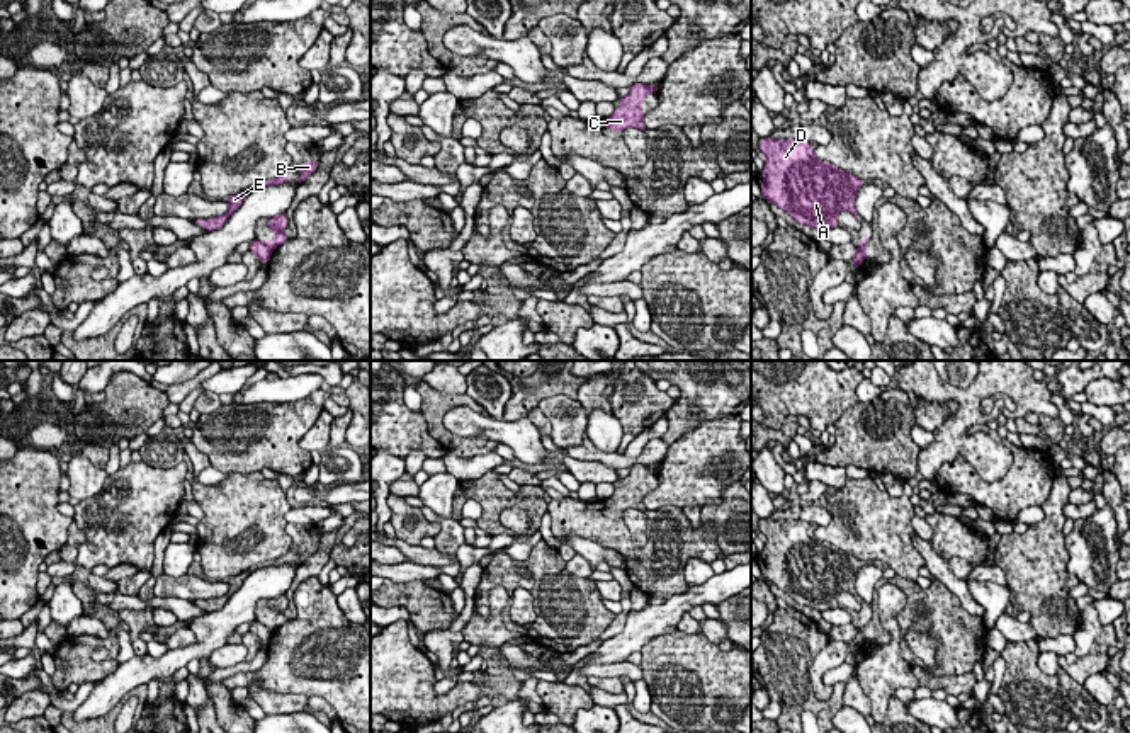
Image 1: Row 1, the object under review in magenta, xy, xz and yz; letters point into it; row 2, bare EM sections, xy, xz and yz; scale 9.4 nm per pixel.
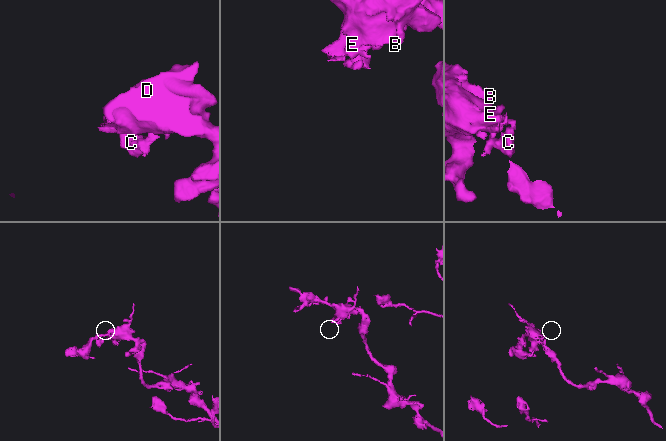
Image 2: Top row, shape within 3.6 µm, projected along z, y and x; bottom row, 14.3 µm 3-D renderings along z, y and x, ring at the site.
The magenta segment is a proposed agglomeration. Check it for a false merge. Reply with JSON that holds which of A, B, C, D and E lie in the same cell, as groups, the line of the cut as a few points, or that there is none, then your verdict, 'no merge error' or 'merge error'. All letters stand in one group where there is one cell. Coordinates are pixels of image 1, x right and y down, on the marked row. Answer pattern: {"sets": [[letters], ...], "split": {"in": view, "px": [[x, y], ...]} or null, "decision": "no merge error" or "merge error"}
{"sets": [["A", "B", "D", "E"], ["C"]], "split": {"in": "xy", "px": [[264, 244], [271, 250]]}, "decision": "merge error"}

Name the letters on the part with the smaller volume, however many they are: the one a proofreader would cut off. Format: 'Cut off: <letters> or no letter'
Cut off: C

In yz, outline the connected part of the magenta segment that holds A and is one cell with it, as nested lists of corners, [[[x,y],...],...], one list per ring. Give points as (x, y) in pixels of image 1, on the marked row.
[[[760,139],[766,155],[761,194],[785,209],[797,223],[816,230],[838,226],[836,214],[850,211],[858,218],[855,197],[865,180],[819,162],[814,146],[804,139]]]

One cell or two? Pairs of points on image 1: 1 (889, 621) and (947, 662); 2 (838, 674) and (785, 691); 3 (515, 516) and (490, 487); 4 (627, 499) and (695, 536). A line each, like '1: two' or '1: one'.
1: two
2: two
3: two
4: one

